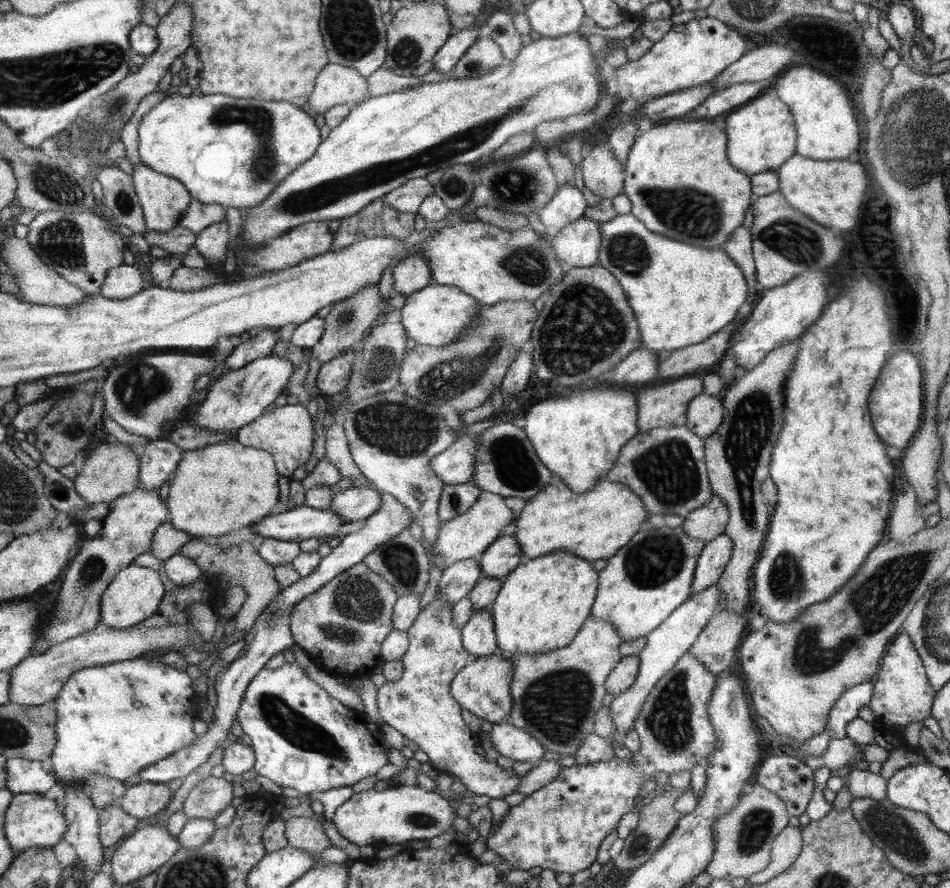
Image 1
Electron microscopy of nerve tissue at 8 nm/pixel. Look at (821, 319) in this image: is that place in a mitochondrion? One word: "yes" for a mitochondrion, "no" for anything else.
no

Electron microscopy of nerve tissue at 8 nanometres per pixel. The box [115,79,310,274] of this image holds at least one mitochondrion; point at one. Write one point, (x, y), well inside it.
(264, 161)

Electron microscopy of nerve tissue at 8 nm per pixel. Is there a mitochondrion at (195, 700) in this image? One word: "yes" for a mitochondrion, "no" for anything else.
no

